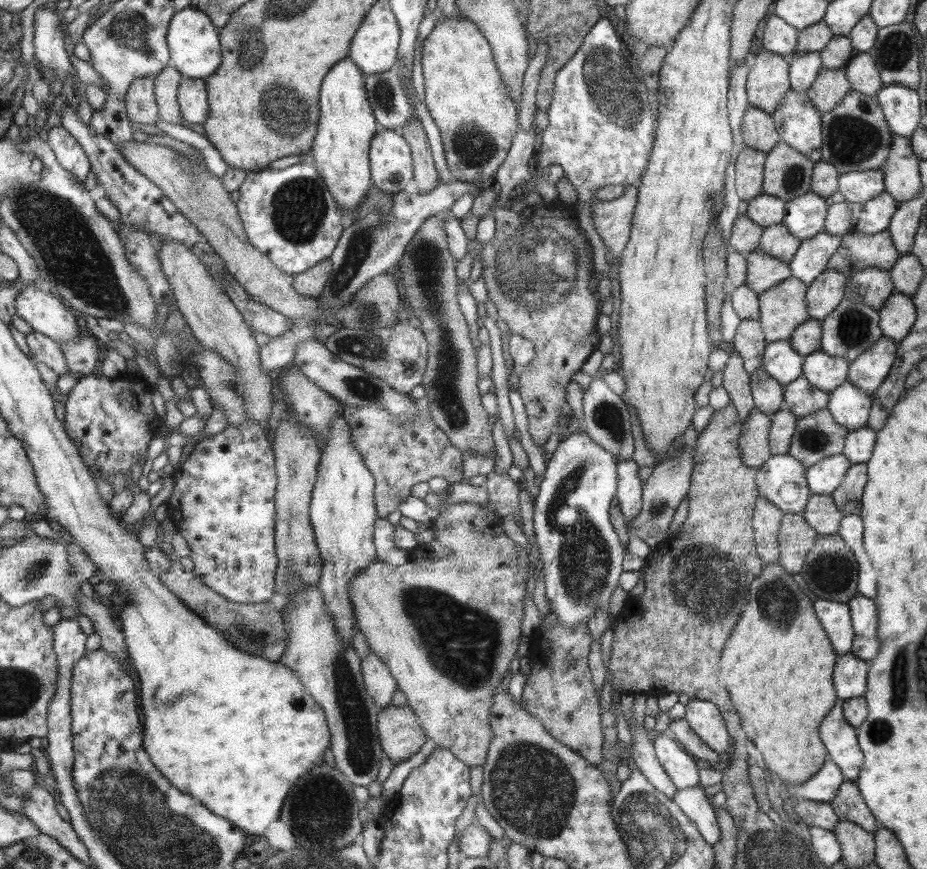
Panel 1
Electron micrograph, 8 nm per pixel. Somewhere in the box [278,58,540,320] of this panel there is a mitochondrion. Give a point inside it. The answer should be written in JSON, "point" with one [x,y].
{"point":[472,146]}

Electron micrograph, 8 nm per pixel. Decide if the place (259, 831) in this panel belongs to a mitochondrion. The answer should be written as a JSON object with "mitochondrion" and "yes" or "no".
{"mitochondrion":"no"}

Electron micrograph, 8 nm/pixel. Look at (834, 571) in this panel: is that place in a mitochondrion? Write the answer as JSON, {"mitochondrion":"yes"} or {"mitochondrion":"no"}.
{"mitochondrion":"yes"}

